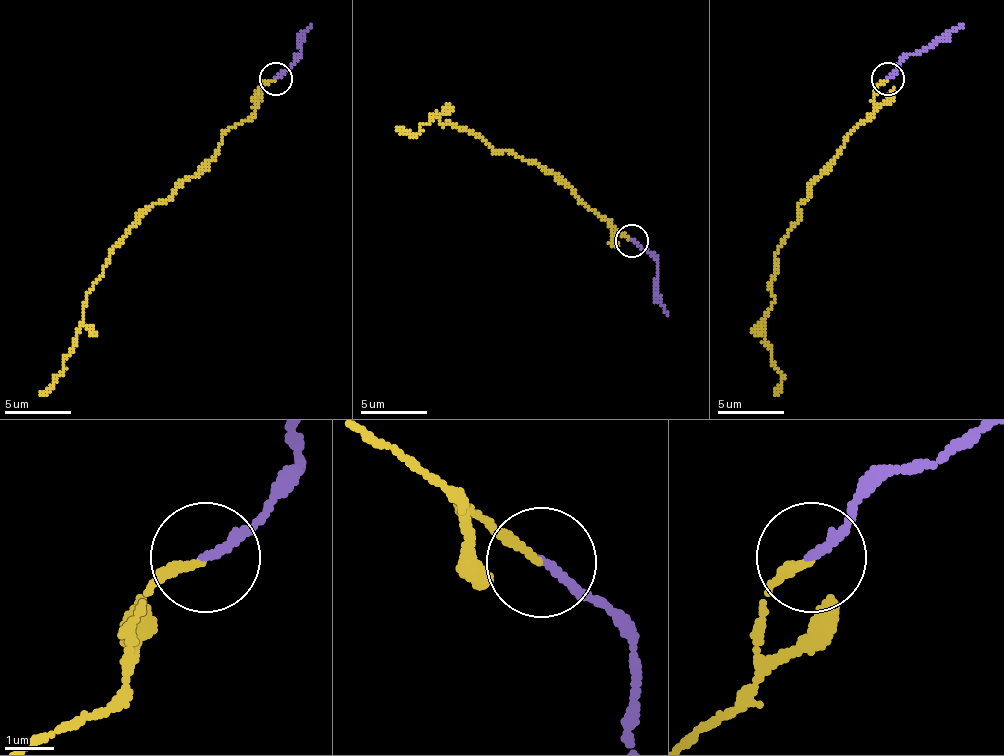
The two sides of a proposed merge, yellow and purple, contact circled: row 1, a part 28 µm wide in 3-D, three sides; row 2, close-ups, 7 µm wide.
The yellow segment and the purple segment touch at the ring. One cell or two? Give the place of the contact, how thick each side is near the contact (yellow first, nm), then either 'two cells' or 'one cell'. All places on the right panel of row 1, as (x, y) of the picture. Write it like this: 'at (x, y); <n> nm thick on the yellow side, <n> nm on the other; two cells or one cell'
at (888, 78); 180 nm thick on the yellow side, 170 nm on the other; one cell

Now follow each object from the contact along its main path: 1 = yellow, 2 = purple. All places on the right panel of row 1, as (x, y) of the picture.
1: (887, 77), (774, 256), (764, 319), (764, 345), (781, 375), (774, 395)
2: (887, 77), (910, 54), (943, 41), (963, 24)

